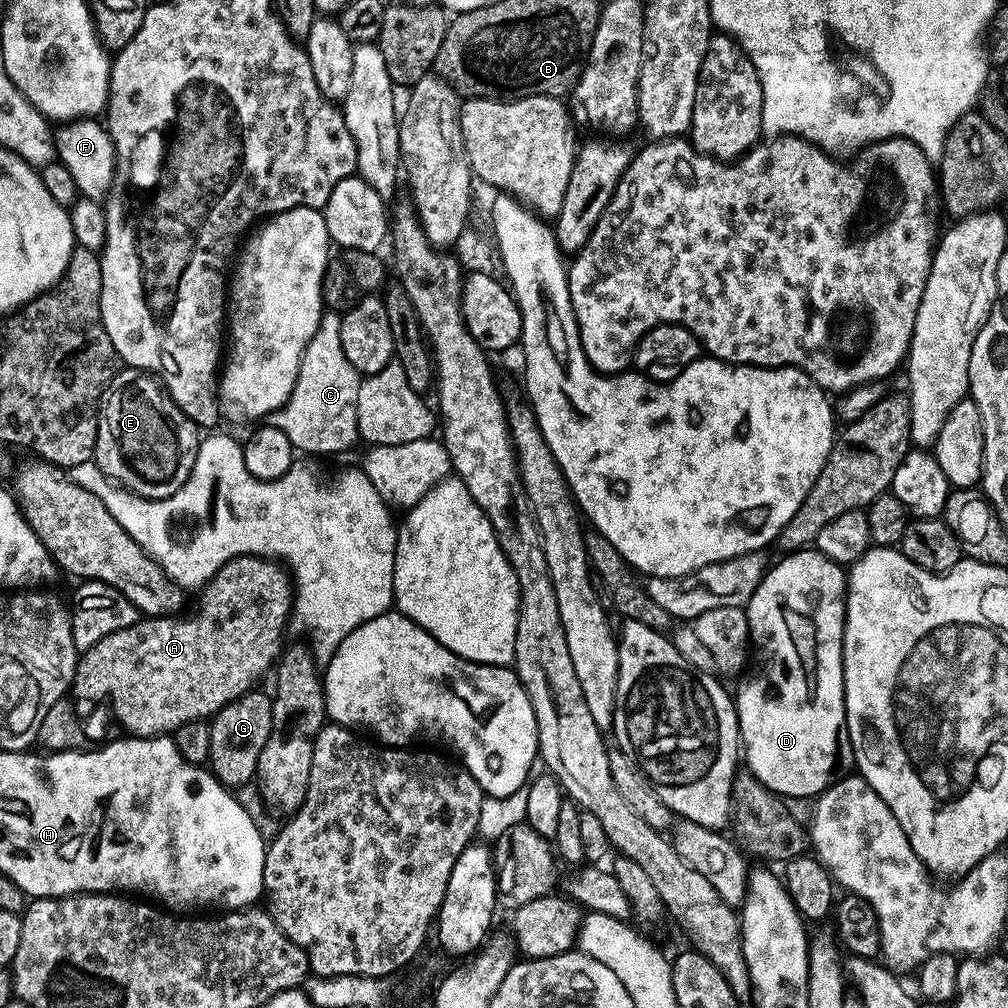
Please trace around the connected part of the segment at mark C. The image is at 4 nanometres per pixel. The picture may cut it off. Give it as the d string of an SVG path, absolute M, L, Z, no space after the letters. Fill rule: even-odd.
M331 310L321 315L318 330L302 354L294 390L284 407L279 409L280 420L275 421L274 427L282 430L282 434L291 436L293 445L337 448L344 452L352 443L360 440L356 425L356 403L362 377L354 370L354 366L350 366L350 358L346 358L340 318L341 313ZM304 432L320 432L320 436L307 436Z

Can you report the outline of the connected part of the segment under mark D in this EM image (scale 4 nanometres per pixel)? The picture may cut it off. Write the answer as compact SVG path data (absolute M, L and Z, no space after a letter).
M792 550L787 553L785 560L780 560L776 565L769 567L748 599L746 611L748 613L748 630L751 643L754 645L754 660L757 660L756 673L740 688L740 693L735 693L734 703L736 716L740 719L740 739L742 752L746 757L747 767L756 776L760 783L768 789L785 798L792 796L819 797L820 793L827 790L837 780L849 775L854 768L853 737L848 734L848 721L844 714L844 613L846 611L846 572L841 565L821 552L815 550Z

